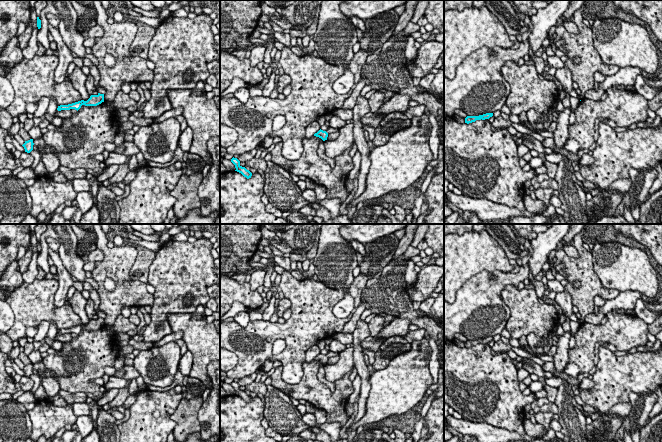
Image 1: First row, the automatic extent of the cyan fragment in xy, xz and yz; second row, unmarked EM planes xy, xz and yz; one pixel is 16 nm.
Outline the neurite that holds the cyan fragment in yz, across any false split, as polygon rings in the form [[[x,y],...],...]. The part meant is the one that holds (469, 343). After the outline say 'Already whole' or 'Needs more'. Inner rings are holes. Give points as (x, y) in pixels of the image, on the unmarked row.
[[[486,337],[486,338],[479,339],[479,340],[467,340],[467,341],[465,342],[465,347],[469,348],[469,347],[475,346],[476,344],[489,343],[489,342],[492,341],[492,340],[493,340],[493,337]]]. Already whole

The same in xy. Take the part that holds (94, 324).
[[[98,317],[97,319],[91,319],[87,325],[81,324],[81,325],[78,325],[78,326],[75,326],[72,328],[68,328],[68,329],[60,329],[60,330],[58,330],[57,334],[61,335],[61,334],[75,333],[78,335],[82,329],[97,330],[97,329],[101,328],[102,326],[104,326],[104,318]]]. Already whole

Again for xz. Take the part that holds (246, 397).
[[[232,382],[231,383],[231,386],[235,389],[235,392],[237,396],[241,397],[244,401],[246,401],[247,403],[251,402],[252,400],[252,397],[247,394],[245,391],[242,391],[240,389],[240,385],[237,383],[237,382]]]. Already whole

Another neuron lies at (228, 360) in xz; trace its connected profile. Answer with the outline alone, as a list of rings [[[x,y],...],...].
[[[220,348],[220,370],[227,373],[229,370],[234,368],[237,363],[238,357],[235,353],[224,348]]]

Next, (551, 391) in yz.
[[[545,384],[545,385],[543,386],[543,389],[546,390],[547,399],[549,400],[549,402],[555,403],[555,399],[556,399],[556,397],[557,397],[558,389],[555,388],[555,387],[549,386],[549,385],[547,385],[547,384]]]

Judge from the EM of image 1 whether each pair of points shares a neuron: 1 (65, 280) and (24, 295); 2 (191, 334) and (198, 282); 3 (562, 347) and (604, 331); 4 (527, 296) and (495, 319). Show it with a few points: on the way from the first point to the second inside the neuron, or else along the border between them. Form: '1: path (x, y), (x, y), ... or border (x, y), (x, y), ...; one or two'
1: border (58, 280), (58, 289), (55, 293), (53, 305); two
2: border (204, 306), (199, 305), (190, 313), (171, 314); two
3: border (569, 348), (568, 360), (566, 362); two
4: border (509, 284), (500, 293), (509, 309), (504, 327); two

